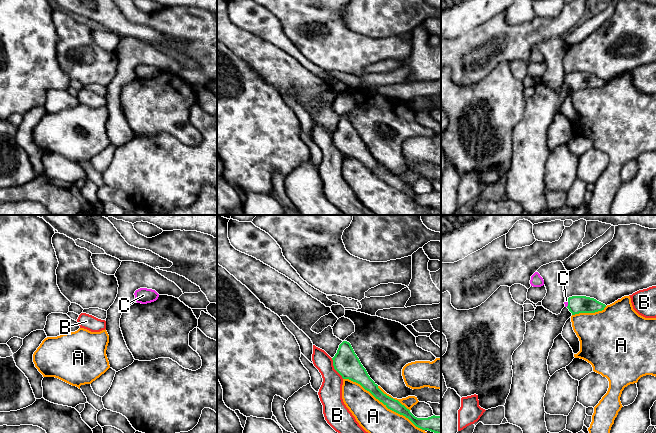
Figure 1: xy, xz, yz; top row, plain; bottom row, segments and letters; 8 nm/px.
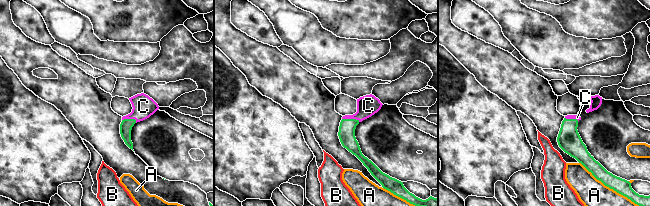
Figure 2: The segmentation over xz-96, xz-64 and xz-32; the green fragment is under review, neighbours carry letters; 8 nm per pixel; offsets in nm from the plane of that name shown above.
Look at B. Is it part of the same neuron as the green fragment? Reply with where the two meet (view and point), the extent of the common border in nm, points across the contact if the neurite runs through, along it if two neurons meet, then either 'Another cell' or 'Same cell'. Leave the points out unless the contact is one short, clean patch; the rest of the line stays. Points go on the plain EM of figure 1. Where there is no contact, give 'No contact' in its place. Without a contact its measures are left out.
Touches green at xz (334, 144). Shared border 190 nm. Boundary: xz (331, 134), (333, 144), (343, 154). Another cell

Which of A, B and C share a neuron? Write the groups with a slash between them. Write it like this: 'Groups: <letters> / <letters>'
Groups: A / B / C

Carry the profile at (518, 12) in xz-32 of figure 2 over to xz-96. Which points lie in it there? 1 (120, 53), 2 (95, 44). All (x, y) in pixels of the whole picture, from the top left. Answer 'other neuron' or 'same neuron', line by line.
1: same neuron
2: same neuron

